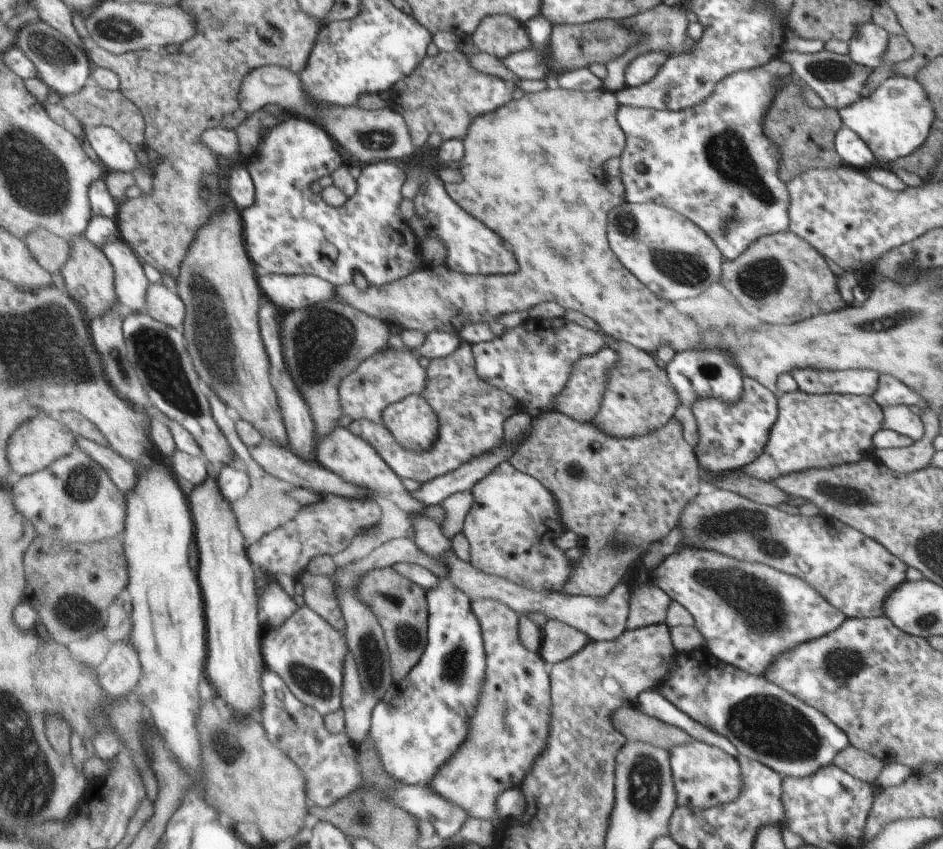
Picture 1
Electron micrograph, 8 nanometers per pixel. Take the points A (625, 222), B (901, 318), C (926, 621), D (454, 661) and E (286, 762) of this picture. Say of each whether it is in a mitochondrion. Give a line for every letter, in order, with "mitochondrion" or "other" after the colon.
A: mitochondrion
B: mitochondrion
C: mitochondrion
D: mitochondrion
E: other

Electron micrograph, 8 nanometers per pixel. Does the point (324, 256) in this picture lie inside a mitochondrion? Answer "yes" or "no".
no

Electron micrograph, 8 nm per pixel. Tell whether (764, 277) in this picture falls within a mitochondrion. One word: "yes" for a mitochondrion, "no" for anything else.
yes

